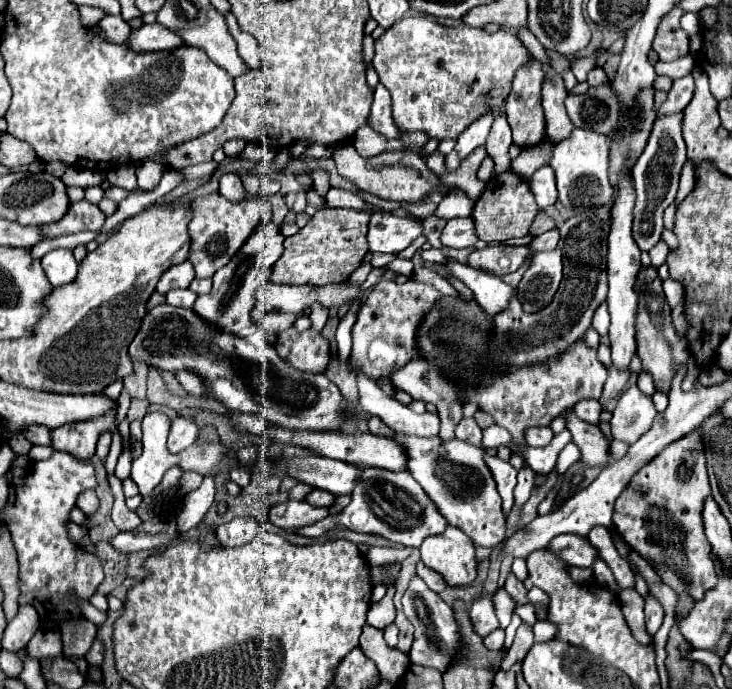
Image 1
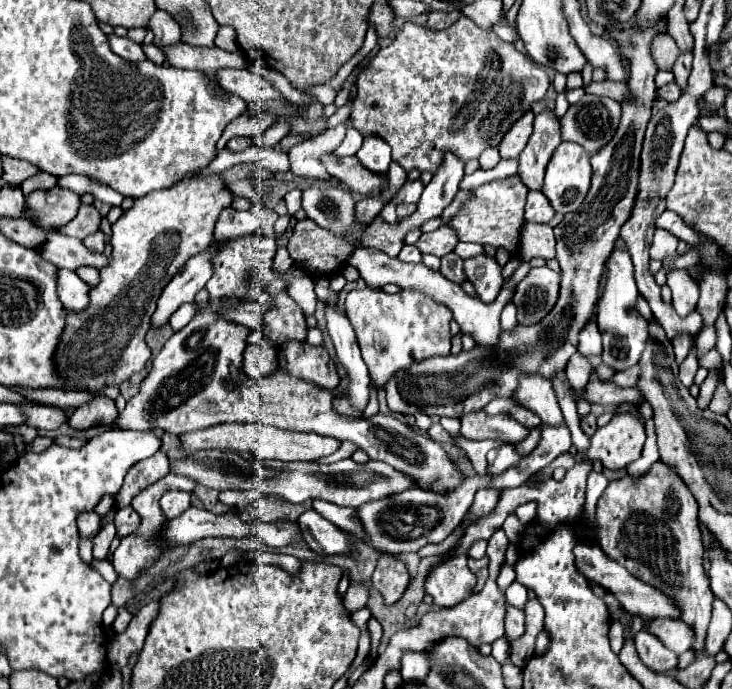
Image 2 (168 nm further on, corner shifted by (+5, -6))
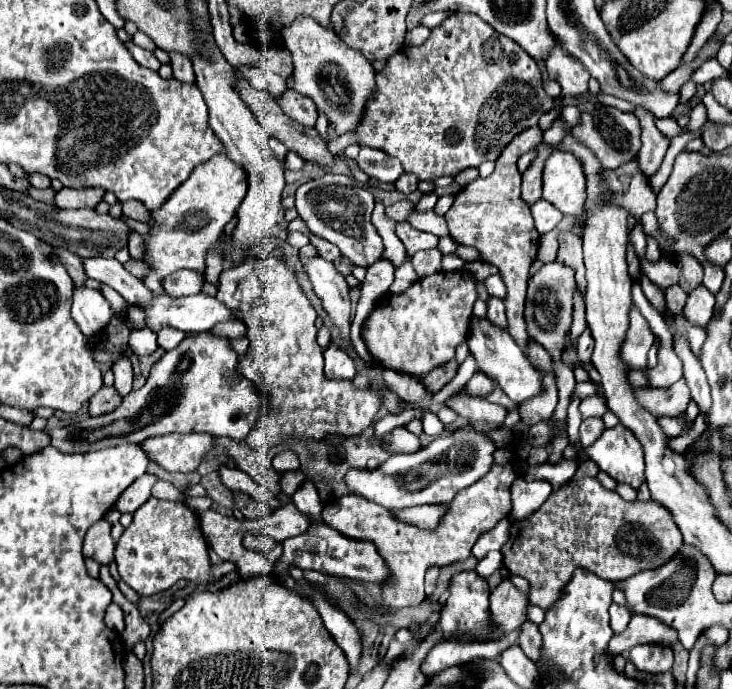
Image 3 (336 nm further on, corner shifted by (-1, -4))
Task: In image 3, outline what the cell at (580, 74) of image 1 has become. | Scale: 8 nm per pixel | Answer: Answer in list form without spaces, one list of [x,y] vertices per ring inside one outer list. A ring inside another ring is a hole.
[[[569,105],[562,109],[561,116],[570,127],[573,127],[580,121],[581,113],[577,106]]]

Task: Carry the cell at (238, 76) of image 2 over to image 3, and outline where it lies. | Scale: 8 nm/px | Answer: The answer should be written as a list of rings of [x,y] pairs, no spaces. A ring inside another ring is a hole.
[[[288,89],[288,93],[284,93],[284,97],[278,101],[278,105],[298,125],[304,125],[304,127],[316,125],[316,119],[318,119],[316,105],[312,105],[312,101],[308,101],[308,97],[300,97],[294,89]]]

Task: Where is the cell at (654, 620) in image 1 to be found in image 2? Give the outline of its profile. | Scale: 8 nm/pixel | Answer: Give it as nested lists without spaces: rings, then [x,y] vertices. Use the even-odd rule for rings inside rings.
[[[646,627],[636,633],[634,641],[636,641],[638,657],[648,669],[662,673],[662,671],[678,667],[678,657],[670,649],[666,649],[660,639],[656,639],[650,631],[646,631]]]

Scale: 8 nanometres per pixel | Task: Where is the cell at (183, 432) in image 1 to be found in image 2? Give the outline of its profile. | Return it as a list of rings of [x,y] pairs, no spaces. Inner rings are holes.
[[[162,449],[156,451],[156,453],[154,453],[152,457],[148,457],[148,459],[142,459],[142,461],[138,461],[138,463],[134,463],[134,465],[128,469],[128,473],[126,473],[126,477],[124,477],[124,485],[122,485],[122,489],[118,491],[118,495],[116,495],[116,505],[118,505],[118,507],[130,505],[132,497],[134,497],[138,491],[142,491],[144,487],[148,487],[148,485],[152,485],[154,481],[162,479],[168,471],[170,471],[170,467],[168,467],[168,457],[166,457],[166,453],[164,453]]]

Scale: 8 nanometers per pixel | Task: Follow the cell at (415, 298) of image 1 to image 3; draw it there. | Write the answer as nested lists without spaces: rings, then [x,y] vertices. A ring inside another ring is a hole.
[[[466,269],[452,273],[438,271],[430,277],[420,277],[400,295],[382,297],[362,331],[368,351],[384,367],[410,375],[426,375],[448,363],[454,359],[458,343],[466,341],[472,307],[478,299],[476,285],[478,279]]]

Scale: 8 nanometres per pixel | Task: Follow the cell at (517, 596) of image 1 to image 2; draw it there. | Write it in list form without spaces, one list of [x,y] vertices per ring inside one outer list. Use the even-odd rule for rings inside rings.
[[[506,603],[506,637],[514,641],[522,633],[524,633],[524,611]]]

